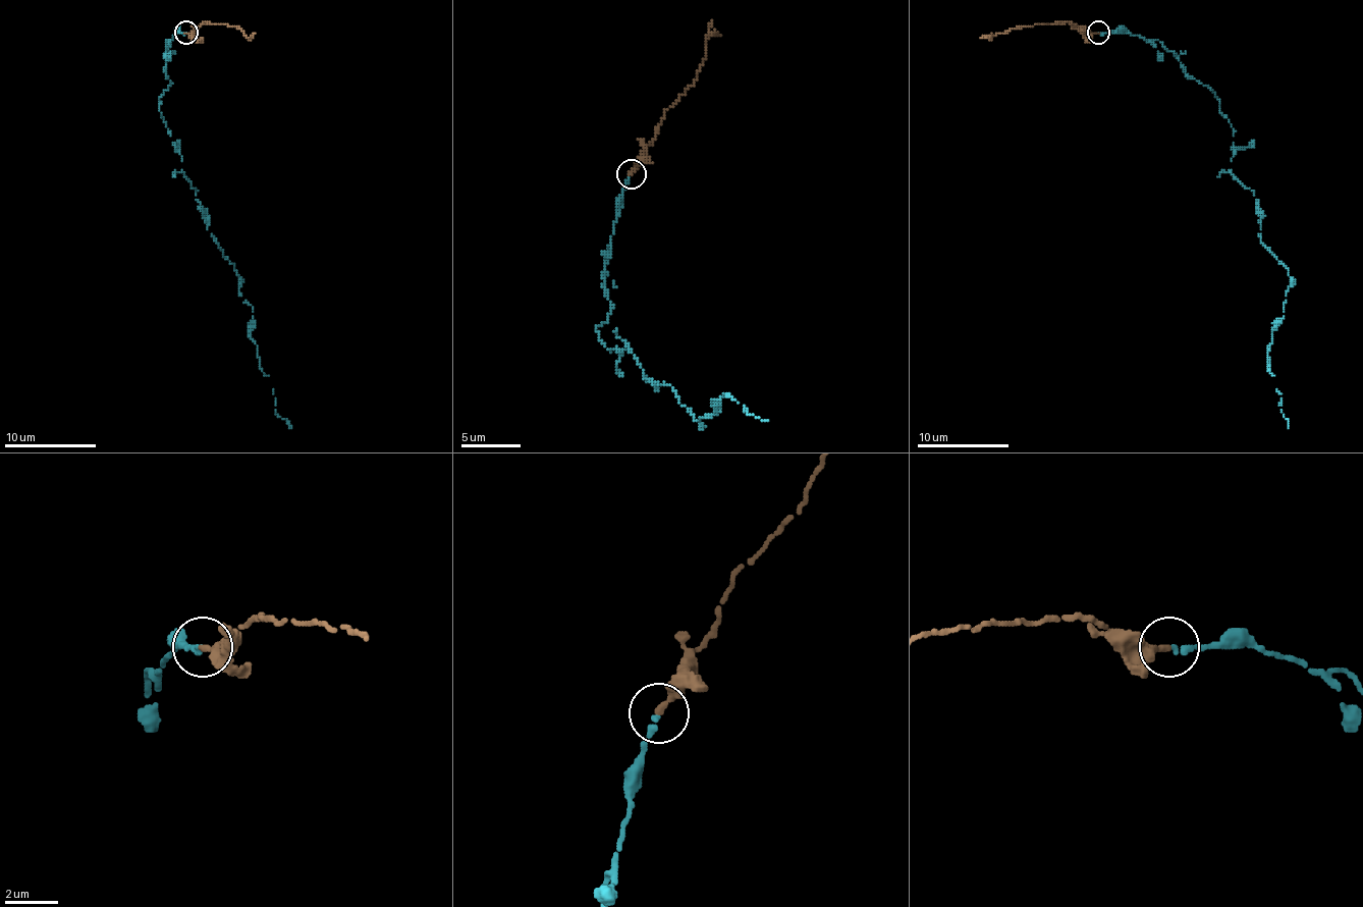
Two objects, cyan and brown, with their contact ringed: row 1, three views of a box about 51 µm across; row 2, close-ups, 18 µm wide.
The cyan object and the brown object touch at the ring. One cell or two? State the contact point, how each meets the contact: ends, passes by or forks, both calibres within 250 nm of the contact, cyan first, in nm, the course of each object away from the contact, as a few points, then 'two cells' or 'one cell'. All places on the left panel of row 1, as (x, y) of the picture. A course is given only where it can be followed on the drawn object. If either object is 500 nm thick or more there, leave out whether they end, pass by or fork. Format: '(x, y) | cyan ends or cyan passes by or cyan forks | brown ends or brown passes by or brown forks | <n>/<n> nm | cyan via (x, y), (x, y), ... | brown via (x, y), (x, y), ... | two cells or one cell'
(185, 33) | cyan ends | brown ends | 260/240 nm | cyan via (186, 33), (166, 40), (170, 81), (159, 110), (253, 307), (260, 369), (291, 428) | brown via (186, 33), (194, 33), (205, 21), (236, 27), (248, 40), (255, 33) | one cell

